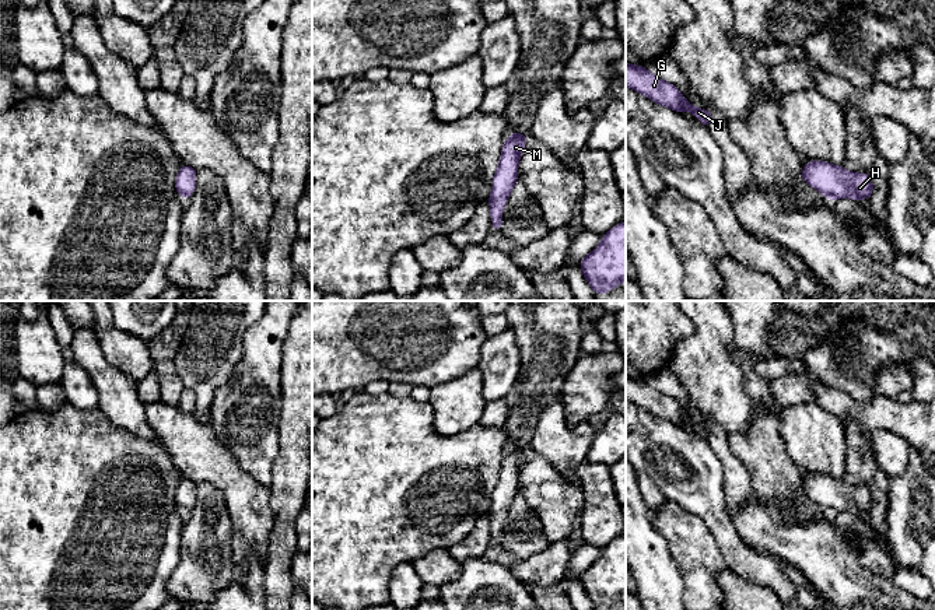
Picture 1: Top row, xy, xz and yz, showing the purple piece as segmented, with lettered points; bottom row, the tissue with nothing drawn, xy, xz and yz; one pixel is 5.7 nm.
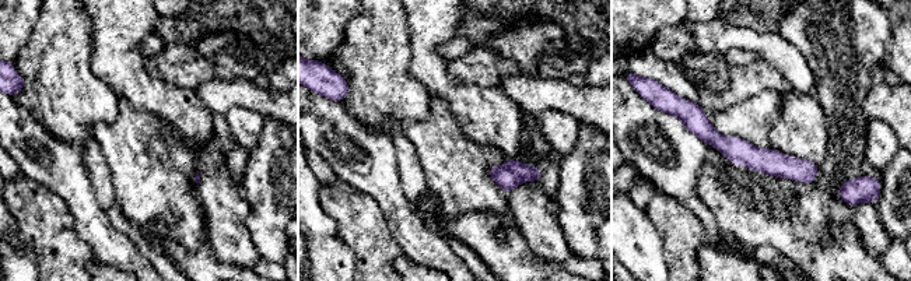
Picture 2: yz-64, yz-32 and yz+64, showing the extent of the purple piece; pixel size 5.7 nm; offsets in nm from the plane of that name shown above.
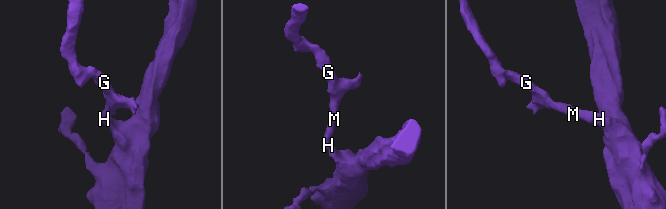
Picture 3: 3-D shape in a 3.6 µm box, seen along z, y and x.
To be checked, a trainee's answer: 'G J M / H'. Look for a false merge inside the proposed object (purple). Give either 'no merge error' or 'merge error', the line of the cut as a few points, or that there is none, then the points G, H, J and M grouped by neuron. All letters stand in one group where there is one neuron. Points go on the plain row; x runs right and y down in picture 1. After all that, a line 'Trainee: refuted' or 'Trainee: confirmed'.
no merge error; no cut; G H J M
Trainee: refuted

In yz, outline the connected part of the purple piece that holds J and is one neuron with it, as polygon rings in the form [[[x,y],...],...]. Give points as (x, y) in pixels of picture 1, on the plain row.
[[[626,376],[626,399],[677,427],[682,424],[691,425],[704,441],[711,438],[711,425],[690,418],[677,400],[651,388],[645,379]]]

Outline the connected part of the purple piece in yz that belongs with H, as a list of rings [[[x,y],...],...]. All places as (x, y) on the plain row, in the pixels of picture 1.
[[[809,474],[803,478],[801,491],[819,504],[826,512],[871,512],[873,498],[869,487],[854,487],[843,481],[843,478],[830,478],[824,474]]]

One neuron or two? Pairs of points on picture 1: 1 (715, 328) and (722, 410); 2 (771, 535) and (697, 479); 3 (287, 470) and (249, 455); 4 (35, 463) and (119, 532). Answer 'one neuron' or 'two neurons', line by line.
1: one neuron
2: two neurons
3: two neurons
4: one neuron

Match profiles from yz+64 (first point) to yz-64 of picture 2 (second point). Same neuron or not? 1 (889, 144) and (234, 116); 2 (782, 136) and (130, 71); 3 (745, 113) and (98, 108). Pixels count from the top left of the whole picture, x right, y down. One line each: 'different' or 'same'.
1: same
2: same
3: different

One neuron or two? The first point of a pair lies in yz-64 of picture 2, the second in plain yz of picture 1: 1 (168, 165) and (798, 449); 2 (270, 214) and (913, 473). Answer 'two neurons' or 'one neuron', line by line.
1: two neurons
2: one neuron

